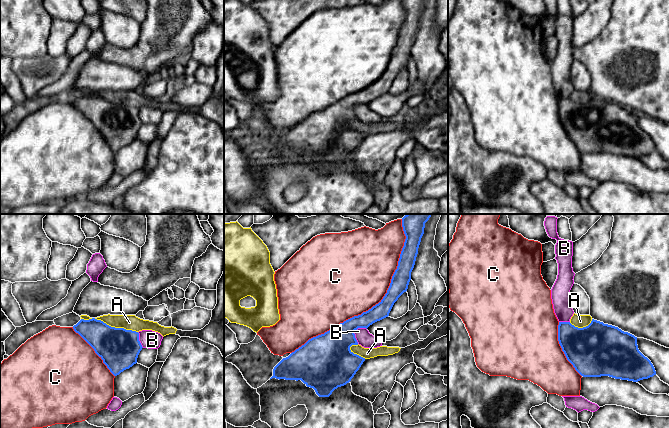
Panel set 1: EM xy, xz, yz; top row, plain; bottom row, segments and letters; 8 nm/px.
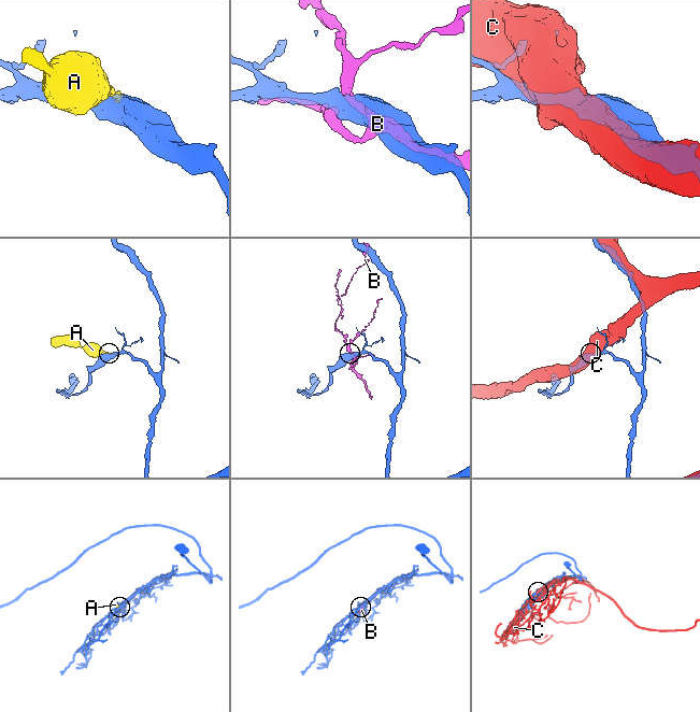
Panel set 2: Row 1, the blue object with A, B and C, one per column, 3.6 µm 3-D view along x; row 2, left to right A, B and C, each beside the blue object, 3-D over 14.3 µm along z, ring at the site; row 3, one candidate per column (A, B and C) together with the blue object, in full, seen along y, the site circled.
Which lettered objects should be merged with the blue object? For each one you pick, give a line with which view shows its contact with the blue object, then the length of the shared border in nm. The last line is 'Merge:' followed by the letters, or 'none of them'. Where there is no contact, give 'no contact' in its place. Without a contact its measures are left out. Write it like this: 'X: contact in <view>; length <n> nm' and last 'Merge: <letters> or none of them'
Merge: none of them

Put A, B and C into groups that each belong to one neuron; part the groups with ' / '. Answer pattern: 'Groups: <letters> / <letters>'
Groups: A / B / C

